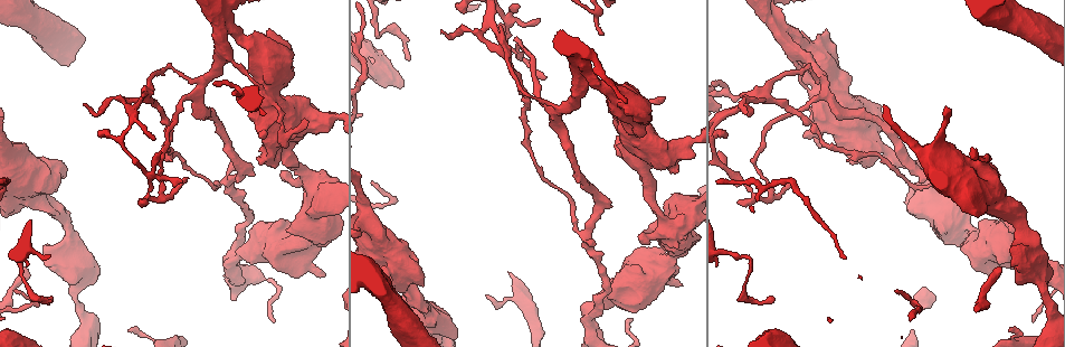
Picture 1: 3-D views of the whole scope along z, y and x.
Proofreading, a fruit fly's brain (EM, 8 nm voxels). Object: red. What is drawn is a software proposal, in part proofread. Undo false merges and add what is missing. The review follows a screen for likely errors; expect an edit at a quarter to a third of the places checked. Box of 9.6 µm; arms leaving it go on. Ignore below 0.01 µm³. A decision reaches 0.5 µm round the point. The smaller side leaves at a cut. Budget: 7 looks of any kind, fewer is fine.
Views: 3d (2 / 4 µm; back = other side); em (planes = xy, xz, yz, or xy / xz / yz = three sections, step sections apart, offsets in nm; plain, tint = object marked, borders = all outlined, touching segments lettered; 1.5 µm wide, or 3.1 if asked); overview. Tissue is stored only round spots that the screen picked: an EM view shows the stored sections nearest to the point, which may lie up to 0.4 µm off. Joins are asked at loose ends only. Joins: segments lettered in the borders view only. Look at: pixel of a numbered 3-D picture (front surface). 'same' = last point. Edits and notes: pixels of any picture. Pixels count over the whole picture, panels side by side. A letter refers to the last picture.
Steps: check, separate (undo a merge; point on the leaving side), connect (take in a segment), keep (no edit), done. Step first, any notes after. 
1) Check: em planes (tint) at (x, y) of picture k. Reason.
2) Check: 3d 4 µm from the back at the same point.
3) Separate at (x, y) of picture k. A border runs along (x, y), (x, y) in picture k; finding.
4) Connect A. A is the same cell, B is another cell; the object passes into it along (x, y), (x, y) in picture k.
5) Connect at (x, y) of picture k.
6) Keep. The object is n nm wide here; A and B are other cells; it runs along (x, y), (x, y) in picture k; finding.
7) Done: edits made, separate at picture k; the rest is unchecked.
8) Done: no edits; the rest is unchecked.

Check: em planes (borders) at (166, 66) of picture 1. Sharp bend.

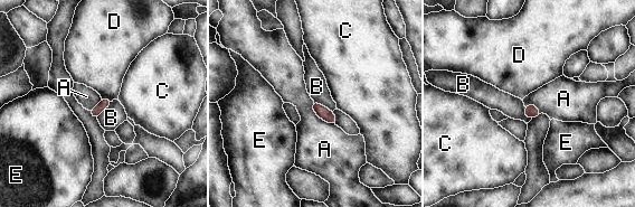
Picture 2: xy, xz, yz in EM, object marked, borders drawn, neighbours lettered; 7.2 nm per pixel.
Keep. A, B, C, D and E are other cells; all the same neuron.

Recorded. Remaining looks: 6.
Check: em xy step 8 (borders) at (325, 121) of picture 1. Sudden change in width.

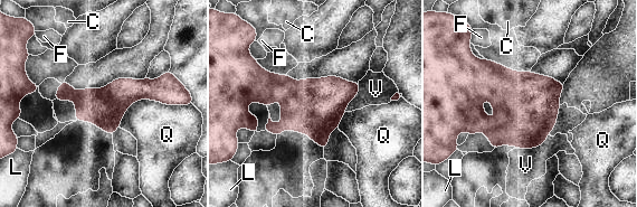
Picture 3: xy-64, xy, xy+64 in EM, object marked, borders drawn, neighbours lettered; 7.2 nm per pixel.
Keep. C, F, L, Q and V are other cells; it runs along (58, 96), (154, 92), (161, 97) in picture 3; all the same neuron.

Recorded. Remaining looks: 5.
Check: 3d 4 µm at (258, 135) of picture 1. Stops while still wide.

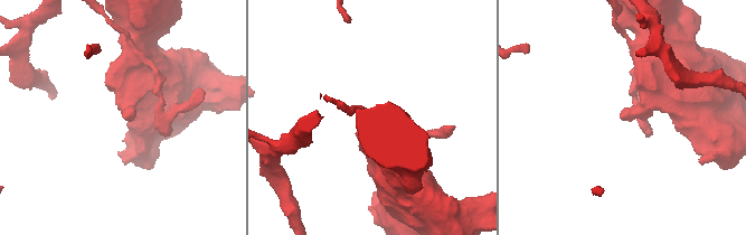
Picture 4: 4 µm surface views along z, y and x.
Check: em xy step 4 (borders) at (126, 113) of picture 4. Shape alone is not enough.

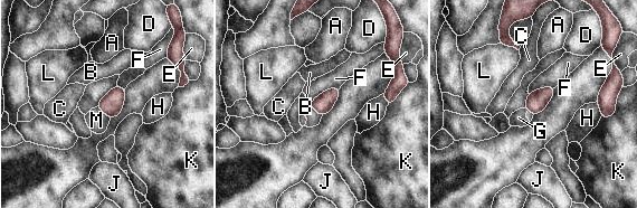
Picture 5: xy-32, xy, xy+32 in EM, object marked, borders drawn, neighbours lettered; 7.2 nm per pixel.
Check: em planes (borders) at the same point.

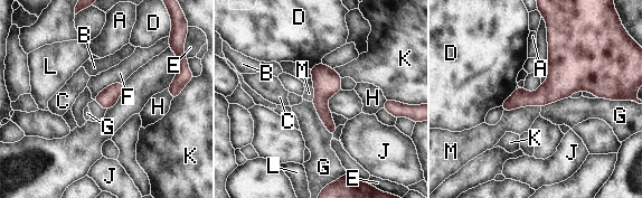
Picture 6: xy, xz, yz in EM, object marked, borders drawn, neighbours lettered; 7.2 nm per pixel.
Keep. A, B, C, D, E, F, G, H, J, K, L and M are other cells; a border runs along (540, 106), (525, 105), (503, 111) in picture 6; no lettered segment goes on from it.

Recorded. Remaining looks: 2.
Done: no edits; the rest is unchecked.

